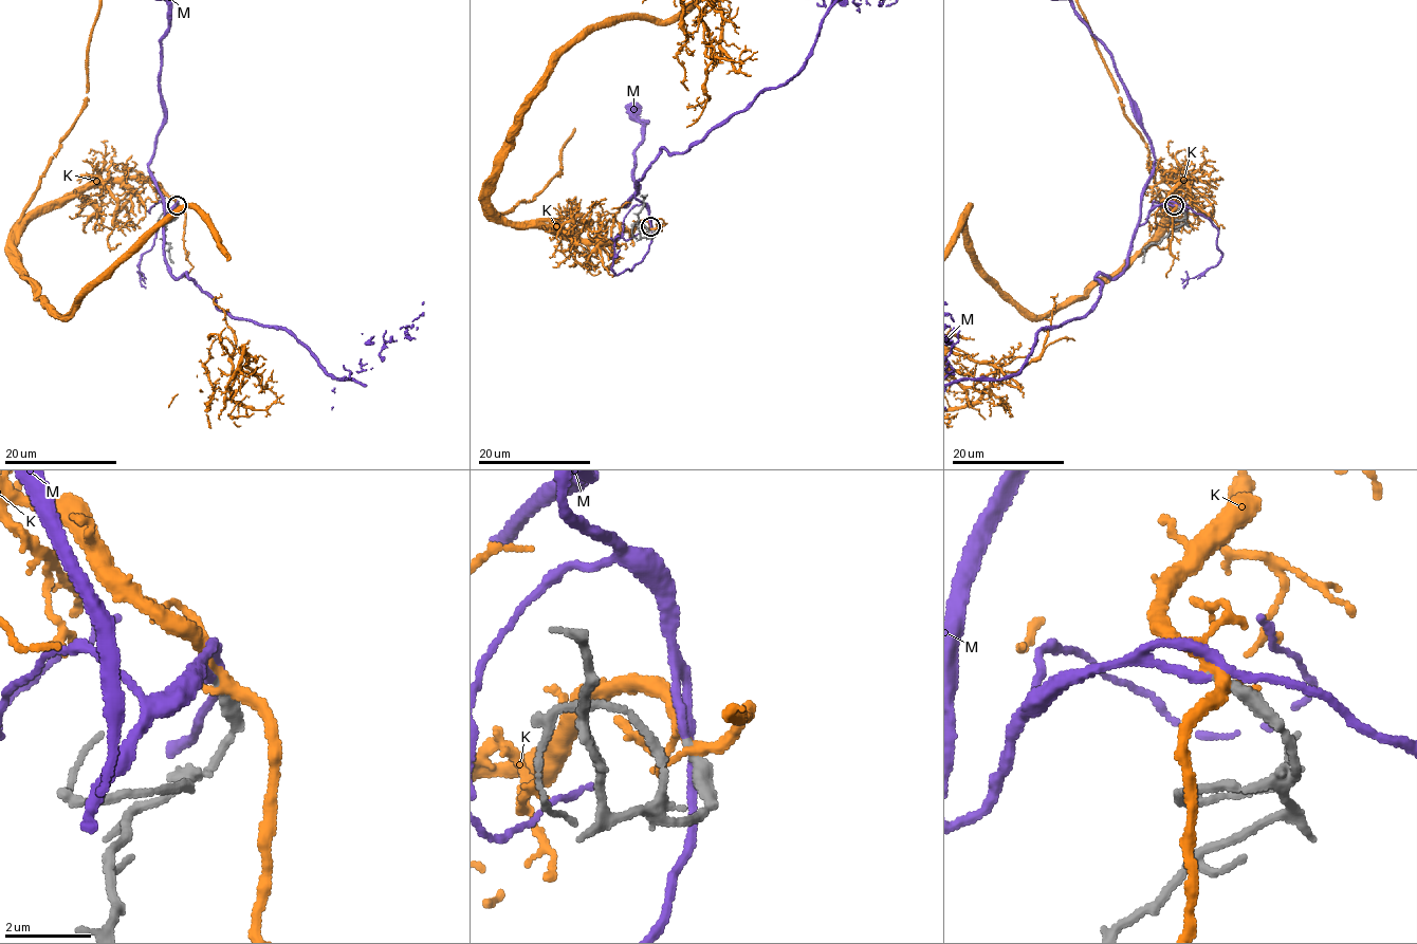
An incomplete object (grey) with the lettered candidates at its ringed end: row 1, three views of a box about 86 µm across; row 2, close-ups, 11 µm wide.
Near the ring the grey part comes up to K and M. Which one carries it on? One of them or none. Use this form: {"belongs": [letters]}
{"belongs": ["M"]}

